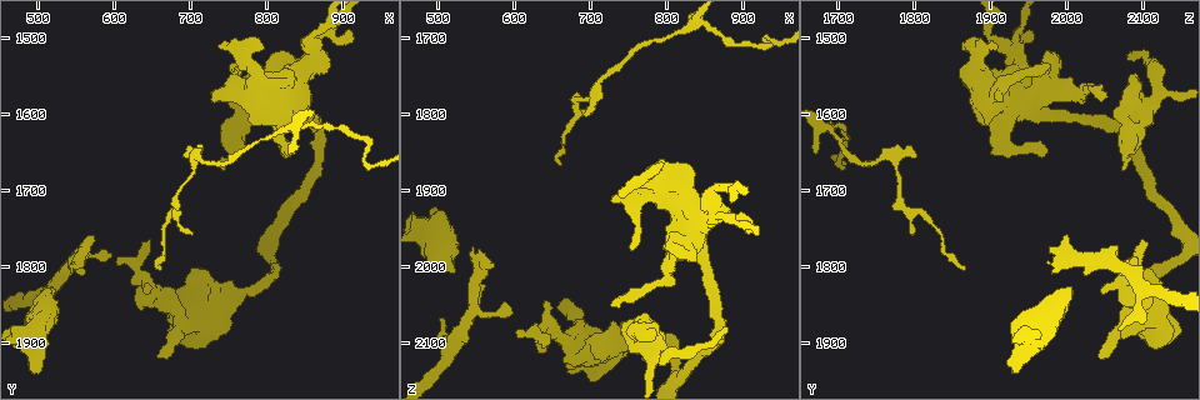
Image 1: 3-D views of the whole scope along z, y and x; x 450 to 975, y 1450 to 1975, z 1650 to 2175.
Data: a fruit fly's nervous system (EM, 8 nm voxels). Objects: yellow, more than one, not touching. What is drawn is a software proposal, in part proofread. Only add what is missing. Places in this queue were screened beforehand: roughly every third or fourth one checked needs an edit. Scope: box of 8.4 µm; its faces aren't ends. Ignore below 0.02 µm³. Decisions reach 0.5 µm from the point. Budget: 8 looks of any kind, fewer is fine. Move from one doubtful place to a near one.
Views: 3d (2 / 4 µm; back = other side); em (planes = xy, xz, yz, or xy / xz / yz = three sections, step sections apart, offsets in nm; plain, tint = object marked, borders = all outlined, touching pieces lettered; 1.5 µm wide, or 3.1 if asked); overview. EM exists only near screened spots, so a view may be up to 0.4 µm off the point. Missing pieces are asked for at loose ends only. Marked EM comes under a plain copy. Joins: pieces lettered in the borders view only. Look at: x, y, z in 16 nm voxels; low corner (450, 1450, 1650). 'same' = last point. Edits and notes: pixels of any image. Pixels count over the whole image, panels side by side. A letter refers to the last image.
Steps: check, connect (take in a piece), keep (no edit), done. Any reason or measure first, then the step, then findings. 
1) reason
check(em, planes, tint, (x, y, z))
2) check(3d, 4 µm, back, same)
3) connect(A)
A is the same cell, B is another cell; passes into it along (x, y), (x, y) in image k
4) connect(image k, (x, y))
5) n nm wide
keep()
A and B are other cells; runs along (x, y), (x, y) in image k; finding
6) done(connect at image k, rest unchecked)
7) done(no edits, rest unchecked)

free end
check(em, xy, step 8, borders, (500, 1940, 1935))

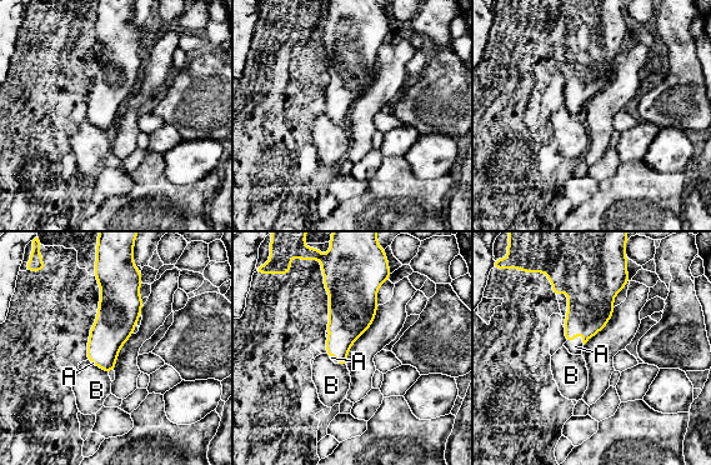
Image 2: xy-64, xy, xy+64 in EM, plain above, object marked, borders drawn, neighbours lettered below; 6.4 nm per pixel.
connect(A)
A is the same cell, B is another cell; passes into it along (590, 301), (576, 338), (575, 346) in image 2; the neuron continues

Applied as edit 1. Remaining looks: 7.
free end
check(3d, 2 µm, (660, 1920, 2045))

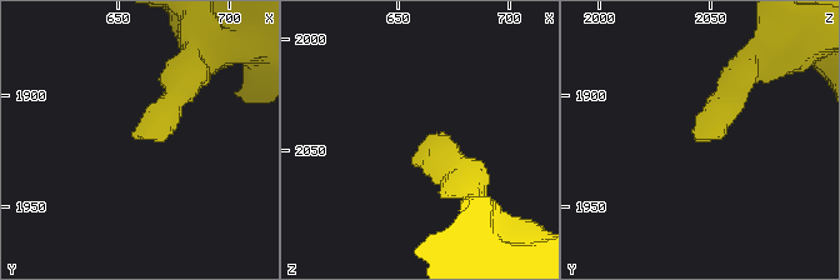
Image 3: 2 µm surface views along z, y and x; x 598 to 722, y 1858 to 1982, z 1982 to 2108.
check(em, 3.1 µm, planes, borders, (662, 1919, 2047))

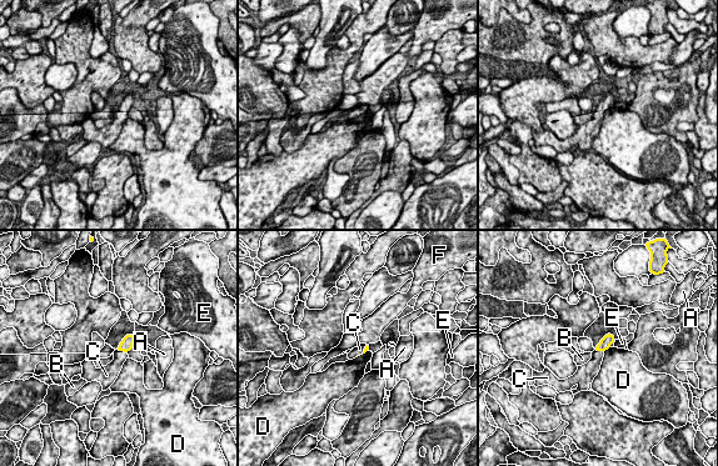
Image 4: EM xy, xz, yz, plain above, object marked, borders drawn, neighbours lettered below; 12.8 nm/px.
C touches over 150 nm
connect(C)
C is the same cell, A, B, D, E and F are other cells; passes into it along (126, 344), (121, 350), (114, 367) in image 4; the neuron continues

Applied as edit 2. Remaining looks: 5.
branch stops here
check(em, planes, borders, (875, 1530, 2080))

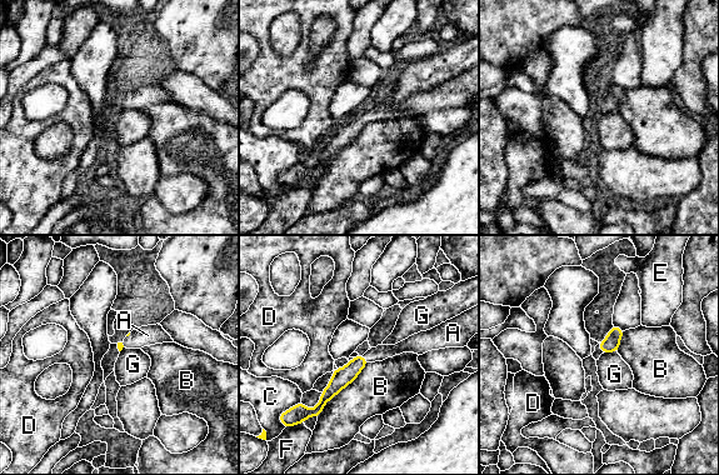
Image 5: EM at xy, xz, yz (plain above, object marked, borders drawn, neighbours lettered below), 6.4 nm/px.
connect(A)
A is the same cell, B, C, D, E, F and G are other cells; the neuron continues

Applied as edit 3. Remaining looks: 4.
done(connect at image 2, connect at image 4, connect at image 5, rest unchecked)

